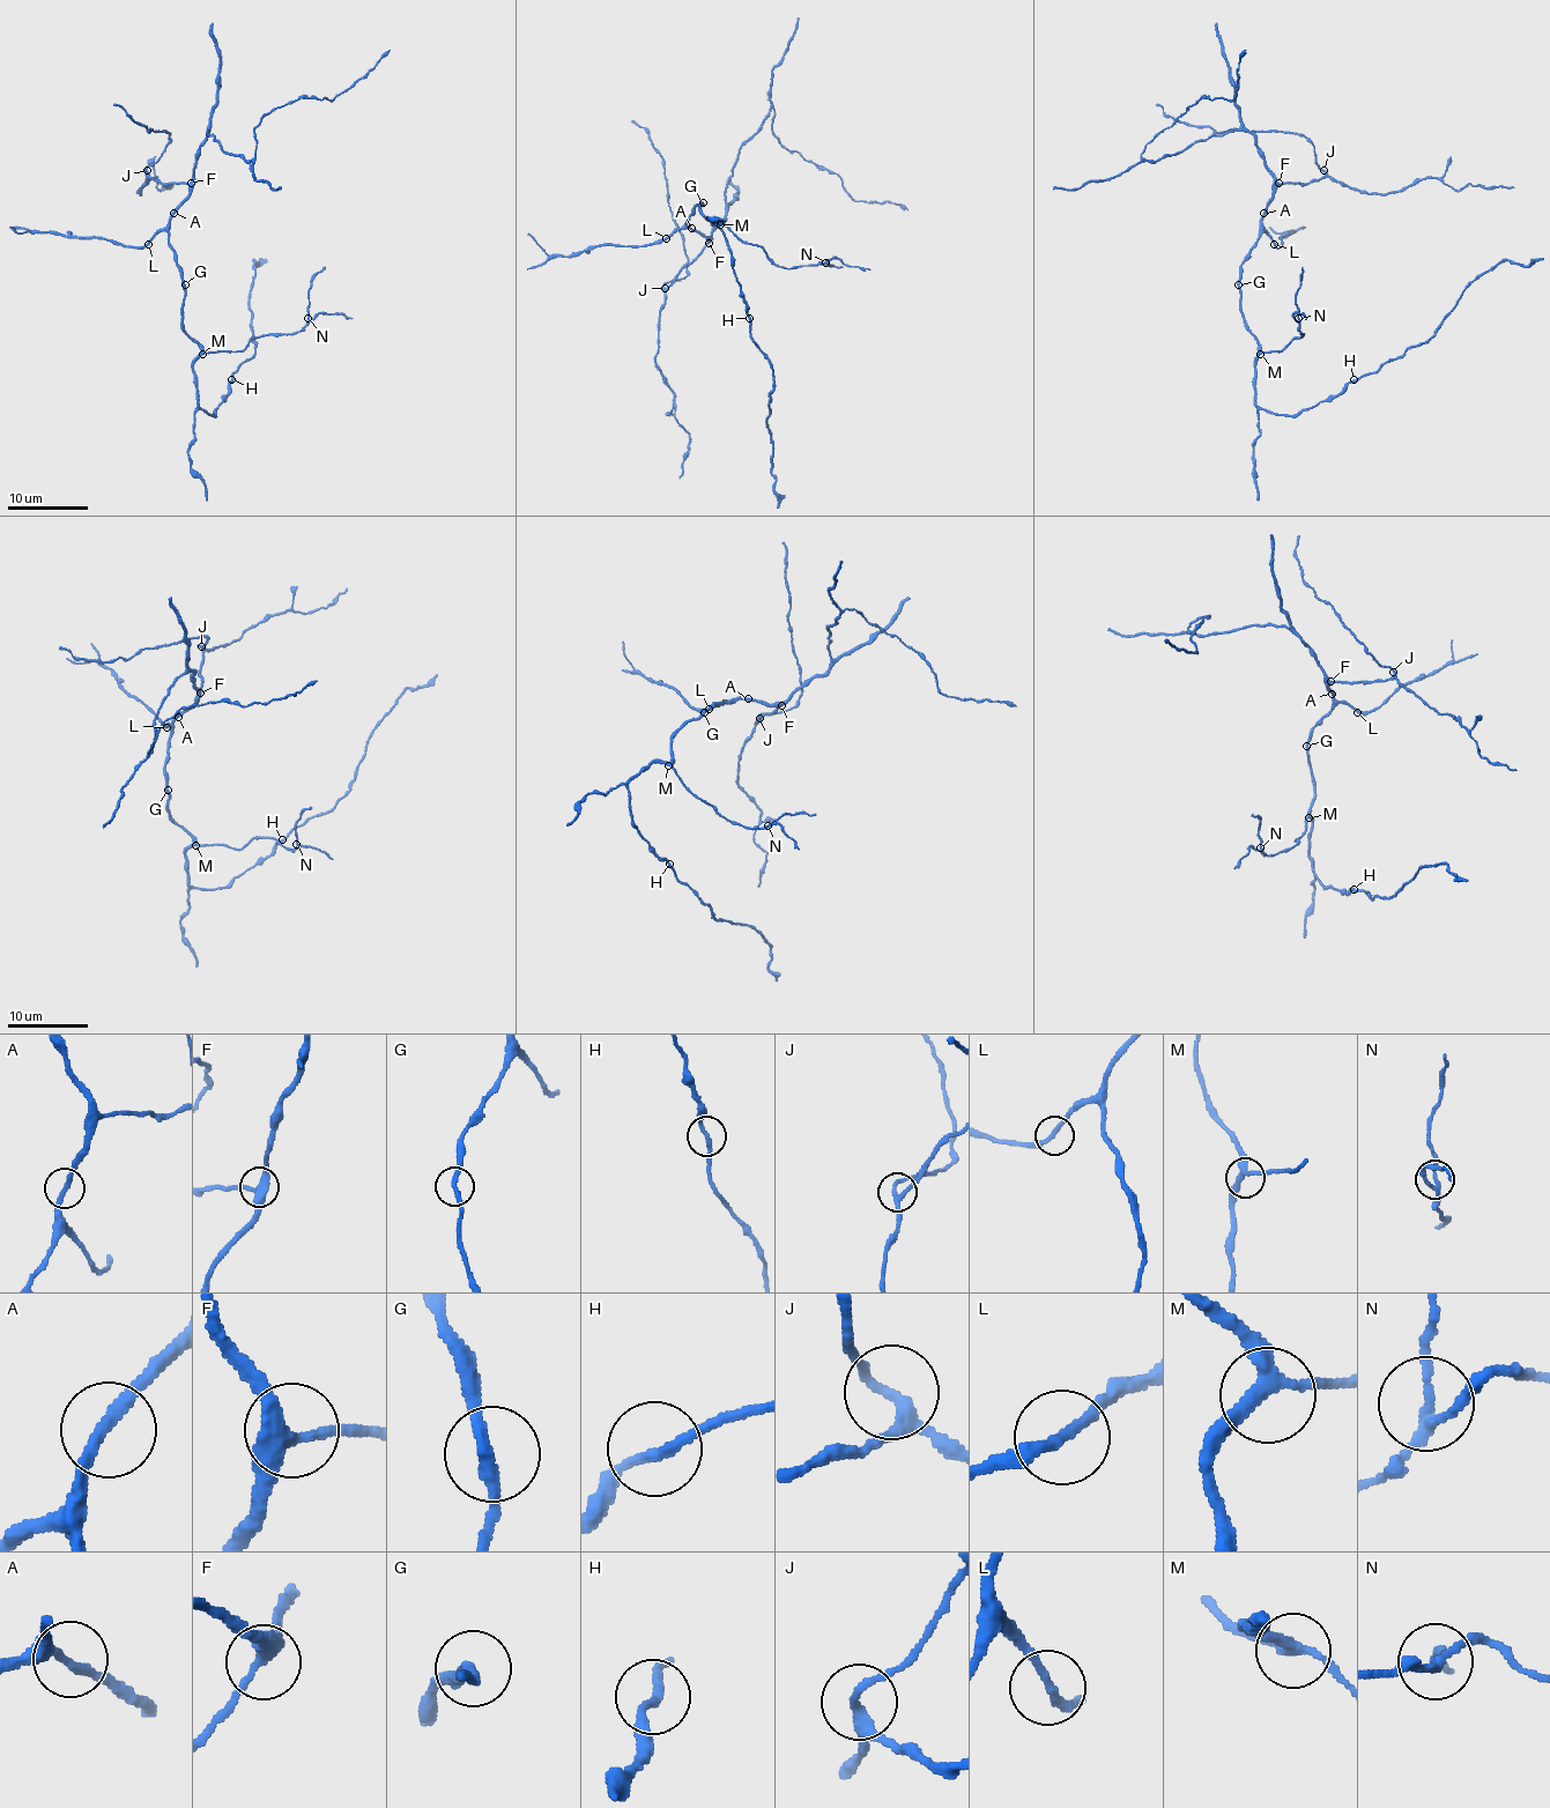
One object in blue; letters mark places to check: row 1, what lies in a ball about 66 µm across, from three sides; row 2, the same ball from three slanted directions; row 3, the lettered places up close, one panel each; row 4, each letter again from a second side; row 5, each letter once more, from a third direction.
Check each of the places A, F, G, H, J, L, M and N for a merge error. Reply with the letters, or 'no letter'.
N

